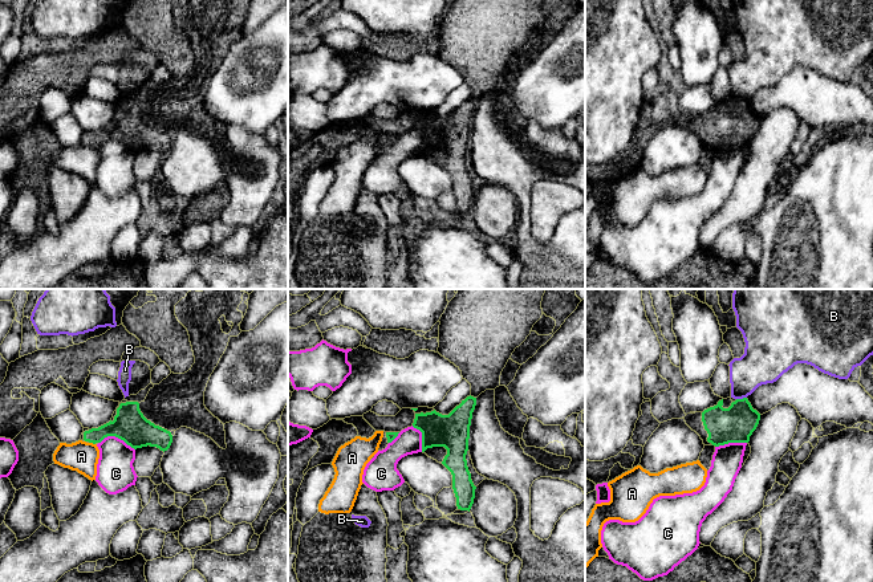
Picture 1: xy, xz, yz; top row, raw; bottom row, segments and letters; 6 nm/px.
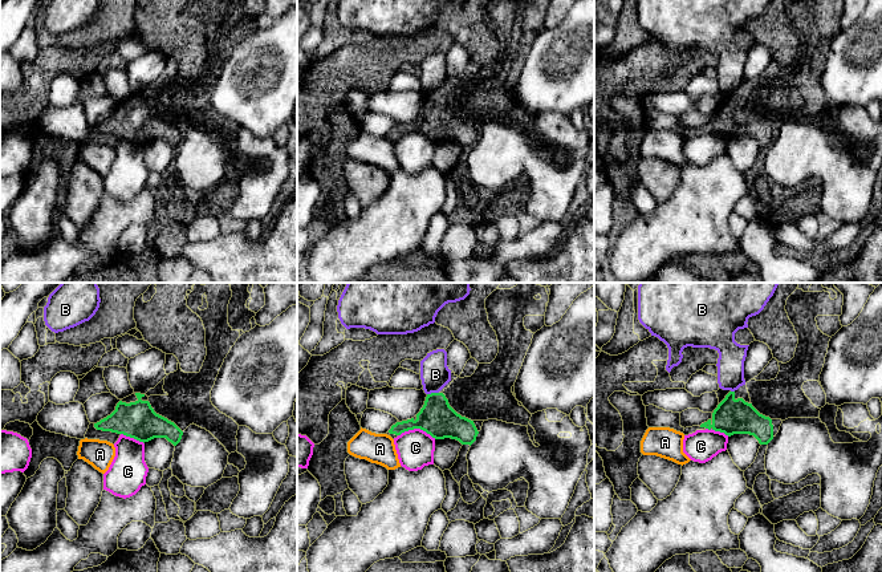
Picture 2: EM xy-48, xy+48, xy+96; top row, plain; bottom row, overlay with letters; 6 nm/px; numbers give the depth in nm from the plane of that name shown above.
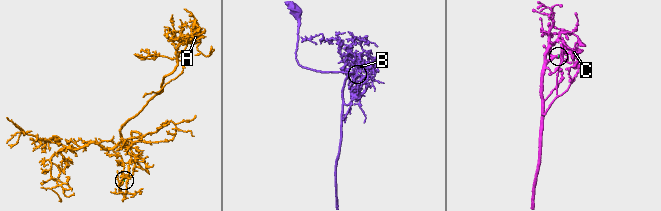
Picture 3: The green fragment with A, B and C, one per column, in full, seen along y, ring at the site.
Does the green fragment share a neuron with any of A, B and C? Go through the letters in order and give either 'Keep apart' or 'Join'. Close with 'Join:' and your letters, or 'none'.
A: Keep apart
B: Keep apart
C: Keep apart
Join: none

